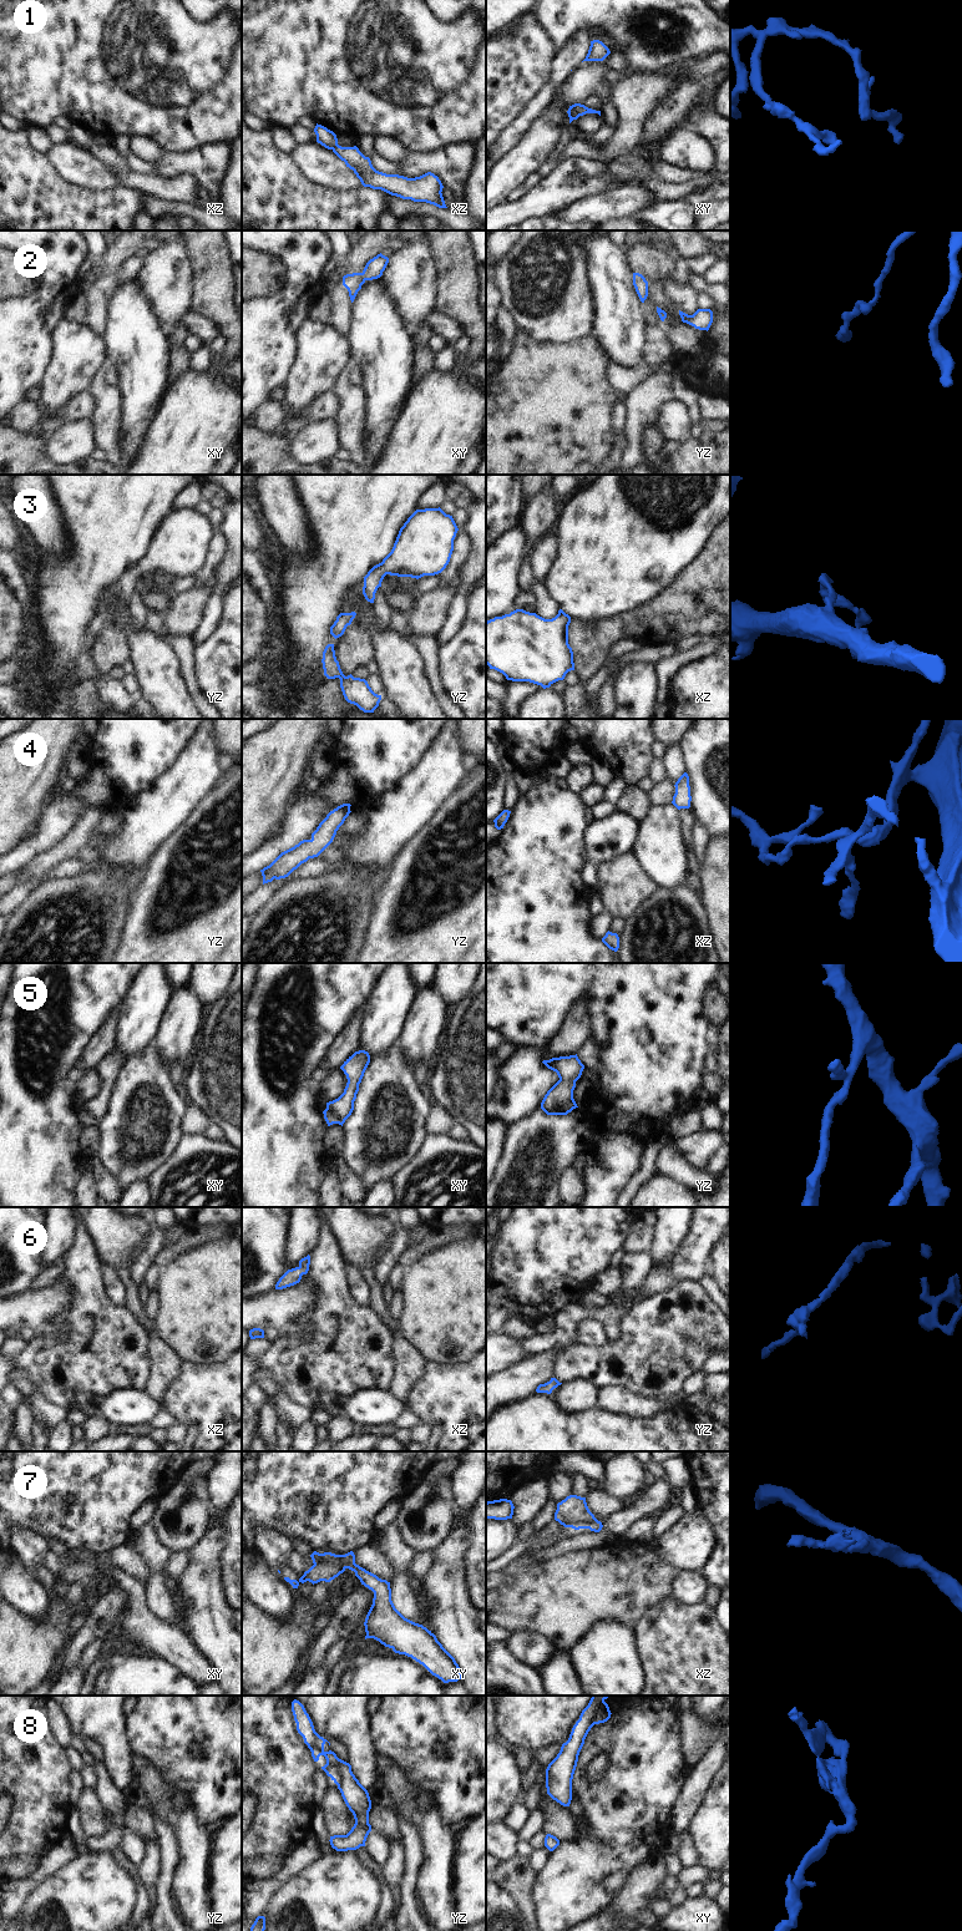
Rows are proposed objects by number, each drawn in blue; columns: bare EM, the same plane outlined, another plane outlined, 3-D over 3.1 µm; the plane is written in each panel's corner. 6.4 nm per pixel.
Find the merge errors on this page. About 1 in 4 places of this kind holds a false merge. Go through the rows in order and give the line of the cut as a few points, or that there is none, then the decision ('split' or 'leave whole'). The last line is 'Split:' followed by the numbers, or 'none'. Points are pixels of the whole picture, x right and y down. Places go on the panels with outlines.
1: no cut | leave whole
2: no cut | leave whole
3: no cut | leave whole
4: no cut | leave whole
5: no cut | leave whole
6: no cut | leave whole
7: xz (597, 1520), (593, 1520), (586, 1527) | split
8: no cut | leave whole
Split: 7

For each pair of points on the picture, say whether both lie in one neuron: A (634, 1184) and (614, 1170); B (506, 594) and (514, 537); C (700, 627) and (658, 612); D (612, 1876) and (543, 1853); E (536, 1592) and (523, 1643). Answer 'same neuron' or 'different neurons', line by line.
A: different neurons
B: same neuron
C: same neuron
D: different neurons
E: different neurons

